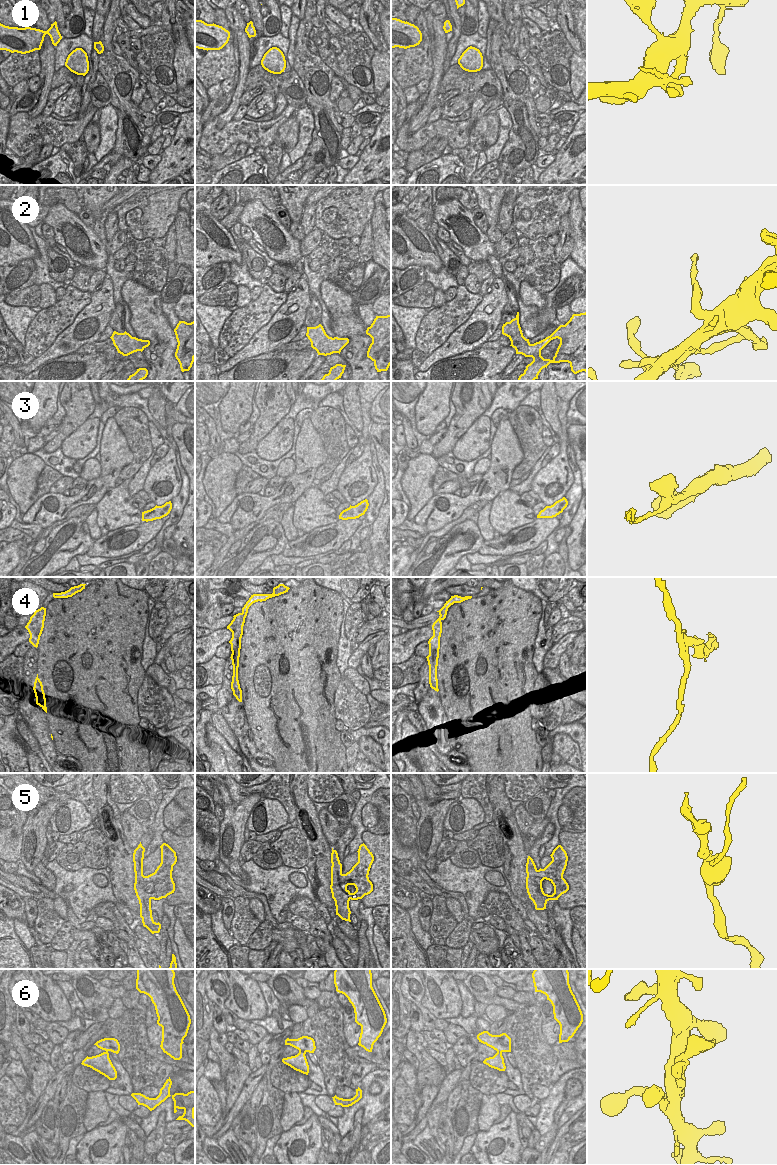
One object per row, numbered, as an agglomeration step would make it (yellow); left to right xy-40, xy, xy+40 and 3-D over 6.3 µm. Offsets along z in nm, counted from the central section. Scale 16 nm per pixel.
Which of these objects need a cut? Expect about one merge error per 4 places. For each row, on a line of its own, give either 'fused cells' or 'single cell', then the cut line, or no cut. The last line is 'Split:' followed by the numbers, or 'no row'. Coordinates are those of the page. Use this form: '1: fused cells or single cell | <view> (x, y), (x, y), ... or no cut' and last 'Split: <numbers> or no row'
1: single cell | no cut
2: single cell | no cut
3: single cell | no cut
4: fused cells | xy (242, 612), (245, 616)
5: fused cells | xy+40 (537, 870), (535, 882), (538, 890), (550, 899)
6: single cell | no cut
Split: 4, 5

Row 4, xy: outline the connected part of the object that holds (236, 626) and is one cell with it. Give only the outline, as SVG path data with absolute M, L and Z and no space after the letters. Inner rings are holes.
M238 613L233 616L233 620L227 626L232 632L232 638L229 641L231 644L231 660L233 665L233 676L231 682L231 689L233 691L233 695L239 702L242 702L242 690L240 688L239 680L238 680L238 667L239 667L239 657L240 657L240 649L241 649L241 638L243 635L243 626L245 623L246 616L243 613Z

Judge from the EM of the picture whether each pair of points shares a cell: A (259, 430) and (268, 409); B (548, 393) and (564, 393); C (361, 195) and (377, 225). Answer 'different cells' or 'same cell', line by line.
A: same cell
B: different cells
C: different cells

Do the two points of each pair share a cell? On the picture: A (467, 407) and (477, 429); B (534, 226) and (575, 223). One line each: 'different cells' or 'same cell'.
A: different cells
B: different cells

